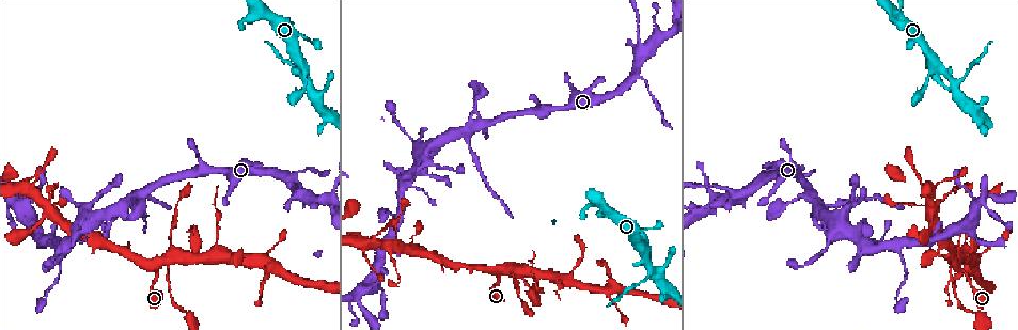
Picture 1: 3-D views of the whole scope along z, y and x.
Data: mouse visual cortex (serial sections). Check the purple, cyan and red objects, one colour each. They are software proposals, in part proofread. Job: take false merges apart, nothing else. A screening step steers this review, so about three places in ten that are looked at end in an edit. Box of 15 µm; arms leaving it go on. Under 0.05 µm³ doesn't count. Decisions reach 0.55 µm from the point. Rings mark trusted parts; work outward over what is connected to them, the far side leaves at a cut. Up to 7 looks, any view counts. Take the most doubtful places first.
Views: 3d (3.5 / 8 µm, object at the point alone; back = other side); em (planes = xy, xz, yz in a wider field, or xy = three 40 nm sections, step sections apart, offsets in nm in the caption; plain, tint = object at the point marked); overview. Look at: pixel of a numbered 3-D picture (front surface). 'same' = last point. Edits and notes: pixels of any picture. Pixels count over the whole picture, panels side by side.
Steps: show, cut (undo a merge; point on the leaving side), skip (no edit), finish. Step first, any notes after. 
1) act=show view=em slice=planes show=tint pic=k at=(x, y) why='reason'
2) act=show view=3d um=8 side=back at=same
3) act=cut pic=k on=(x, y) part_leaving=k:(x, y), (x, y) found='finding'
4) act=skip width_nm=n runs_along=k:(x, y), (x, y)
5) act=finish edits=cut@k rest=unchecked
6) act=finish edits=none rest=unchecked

act=show view=3d um=3.5 pic=1 at=(957, 240) why='thick turns thin'

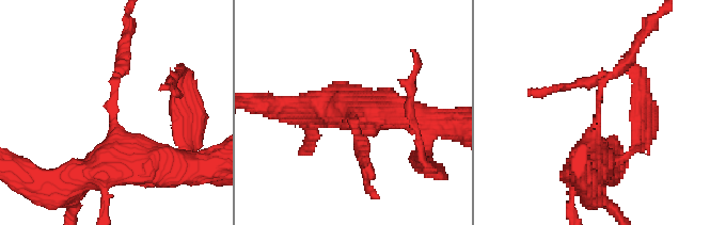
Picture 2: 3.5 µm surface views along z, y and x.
act=show view=em slice=xy step=1 show=tint pic=2 at=(352, 120) why='need the tissue'

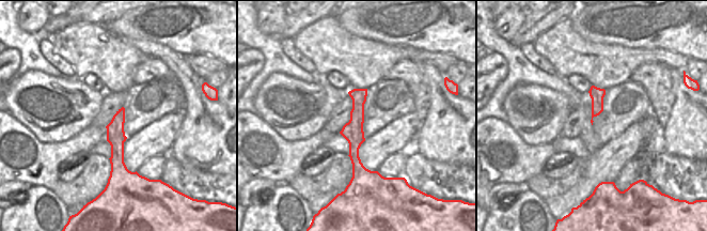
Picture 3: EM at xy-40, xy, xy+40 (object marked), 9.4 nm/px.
act=show view=em slice=xy step=2 show=tint at=same

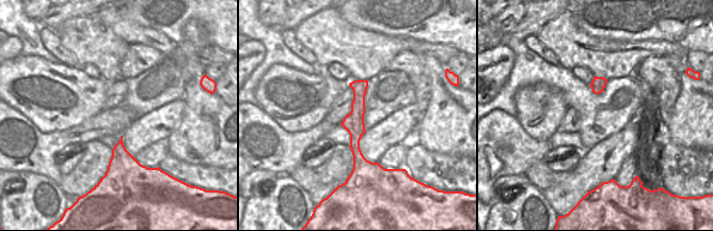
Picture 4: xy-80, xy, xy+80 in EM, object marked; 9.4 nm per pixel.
act=skip arm_widths_nm=150,600 runs_along=2:(586, 167), (600, 89), (632, 52) found='all the same cell'

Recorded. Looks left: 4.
act=show view=3d um=3.5 pic=1 at=(647, 274) why='abrupt turn'

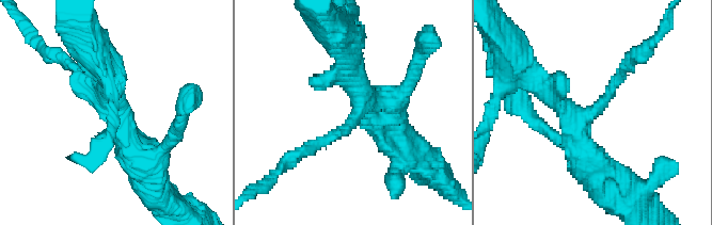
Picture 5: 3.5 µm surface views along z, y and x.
act=show view=em slice=xy step=5 show=tint pic=5 at=(357, 112) arms=3 arm_widths_nm=200,350,450 why='now the EM'

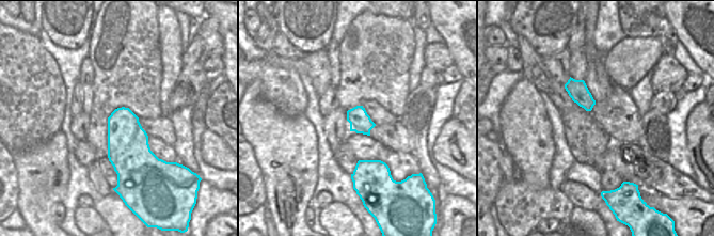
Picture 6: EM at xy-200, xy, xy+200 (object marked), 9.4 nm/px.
act=cut pic=5 on=(336, 133) part_leaving=5:(356, 118), (280, 167) found='two cells meet here'

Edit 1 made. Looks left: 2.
act=show view=em slice=xy step=5 show=tint pic=1 at=(50, 210) why='looks like a crossing'

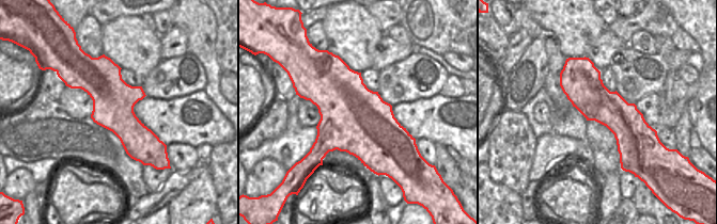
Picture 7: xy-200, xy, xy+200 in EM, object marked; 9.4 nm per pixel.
act=show view=3d um=3.5 at=same why='wider look'

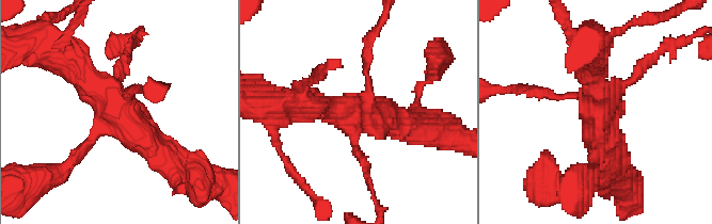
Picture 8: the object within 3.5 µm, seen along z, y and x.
act=skip runs_along=7:(585, 62), (623, 157) found='all the same cell'

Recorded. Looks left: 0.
act=finish edits=cut@5 rest=unchecked

